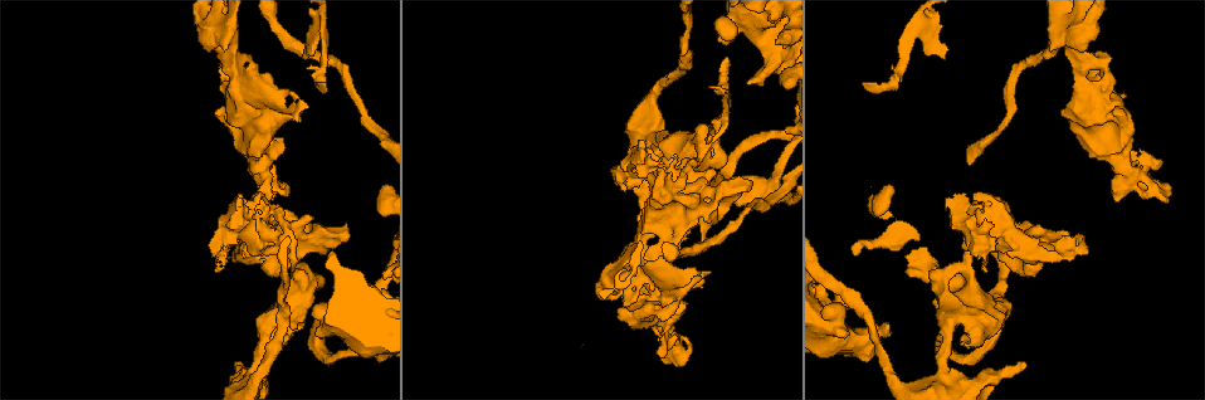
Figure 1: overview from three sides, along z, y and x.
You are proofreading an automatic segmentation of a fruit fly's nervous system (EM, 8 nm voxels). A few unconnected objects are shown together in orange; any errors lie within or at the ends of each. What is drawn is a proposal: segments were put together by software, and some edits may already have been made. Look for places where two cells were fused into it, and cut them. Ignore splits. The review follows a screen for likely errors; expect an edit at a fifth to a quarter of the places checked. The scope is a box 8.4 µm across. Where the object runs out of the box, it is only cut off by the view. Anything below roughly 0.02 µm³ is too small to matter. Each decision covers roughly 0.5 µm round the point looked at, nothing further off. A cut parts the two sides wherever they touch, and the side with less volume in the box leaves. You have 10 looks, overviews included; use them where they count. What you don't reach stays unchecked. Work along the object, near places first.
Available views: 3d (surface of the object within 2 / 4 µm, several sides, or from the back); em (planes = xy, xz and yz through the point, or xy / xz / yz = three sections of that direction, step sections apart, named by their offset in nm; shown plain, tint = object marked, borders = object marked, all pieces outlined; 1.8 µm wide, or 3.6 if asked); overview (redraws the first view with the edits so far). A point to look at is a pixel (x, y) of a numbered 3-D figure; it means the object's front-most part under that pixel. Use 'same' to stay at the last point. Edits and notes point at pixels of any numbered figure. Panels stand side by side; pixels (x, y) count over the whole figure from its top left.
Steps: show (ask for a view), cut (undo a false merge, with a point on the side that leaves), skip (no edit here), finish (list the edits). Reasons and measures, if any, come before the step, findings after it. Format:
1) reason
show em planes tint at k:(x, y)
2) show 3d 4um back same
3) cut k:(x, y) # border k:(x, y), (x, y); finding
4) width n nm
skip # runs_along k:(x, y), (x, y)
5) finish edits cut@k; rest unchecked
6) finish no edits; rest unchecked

abrupt turn
show em planes plain at 1:(669, 336)

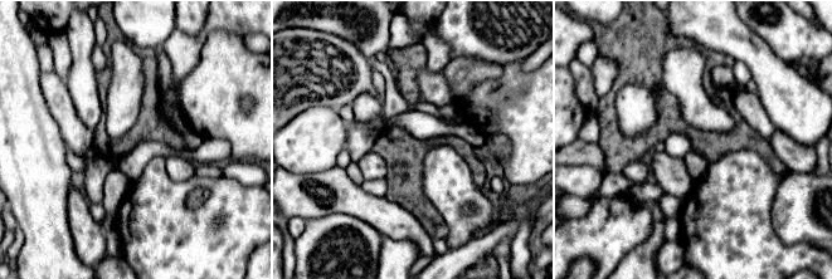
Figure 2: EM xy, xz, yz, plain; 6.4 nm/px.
show em planes borders same

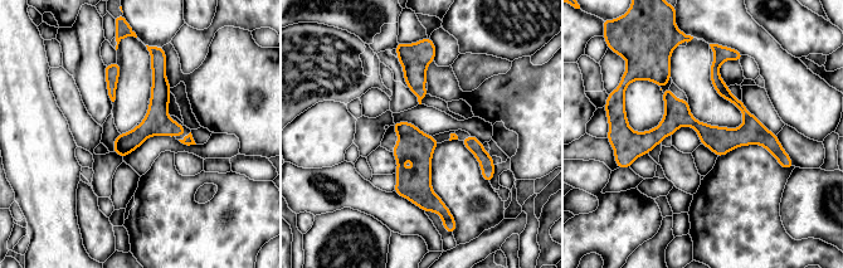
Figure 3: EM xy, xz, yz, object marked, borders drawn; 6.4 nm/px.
skip # runs_along 3:(628, 142), (691, 121), (778, 150); one cell here

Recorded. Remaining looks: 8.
closes a loop
show 3d 4um at 1:(291, 94)

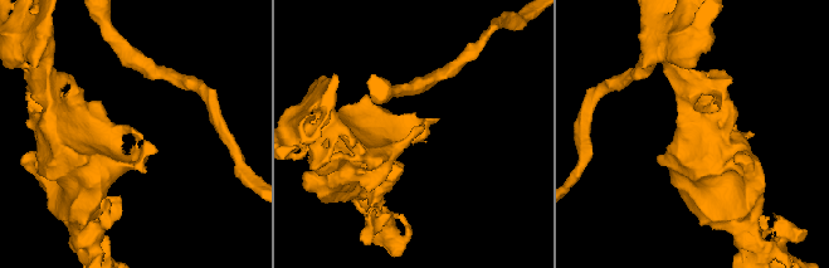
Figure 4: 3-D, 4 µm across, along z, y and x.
shape alone is not enough
show em planes tint at 4:(132, 135)

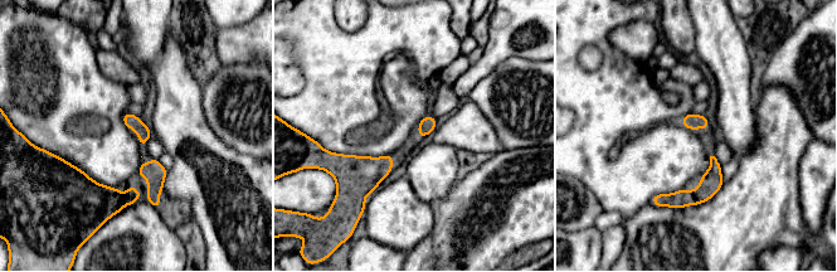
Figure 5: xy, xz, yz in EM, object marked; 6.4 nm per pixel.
skip # one cell here

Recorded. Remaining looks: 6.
two arms at a narrow angle
show em 3.6um planes plain at 1:(695, 156)

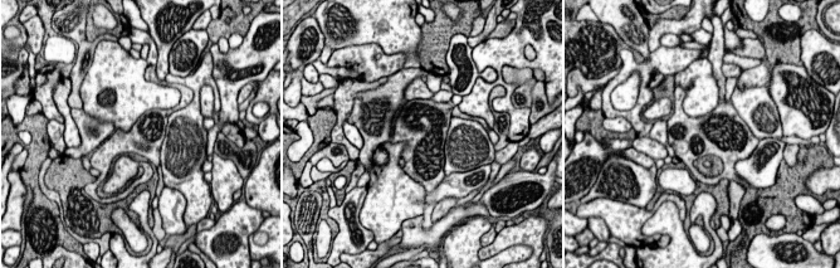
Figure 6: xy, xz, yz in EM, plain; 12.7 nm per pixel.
with the object marked
show em 3.6um planes tint same

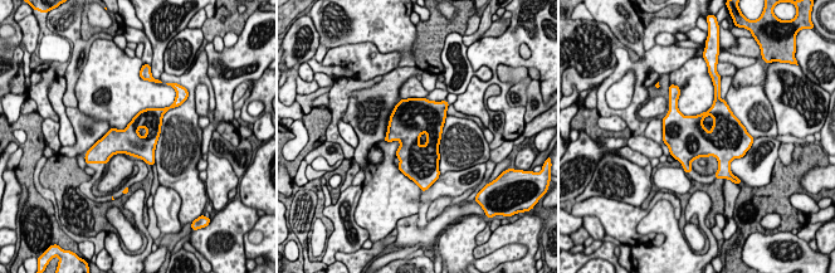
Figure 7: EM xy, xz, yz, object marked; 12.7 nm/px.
skip # continuous, no second cell

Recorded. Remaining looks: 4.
thick turns thin
show em planes tint at 1:(1056, 252)

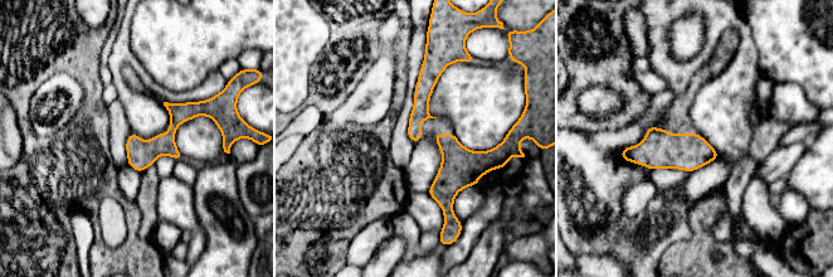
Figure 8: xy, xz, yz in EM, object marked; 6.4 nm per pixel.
skip # runs_along 8:(204, 111), (188, 111), (131, 163); all the same cell

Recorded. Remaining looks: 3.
finish no edits; rest unchecked

